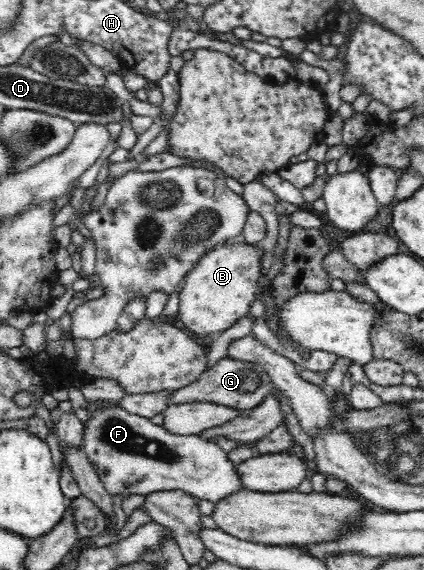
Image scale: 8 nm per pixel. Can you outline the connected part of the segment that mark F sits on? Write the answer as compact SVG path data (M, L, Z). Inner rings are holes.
M105 401L91 403L91 407L90 419L84 423L82 449L112 496L119 493L145 496L155 491L183 490L193 497L217 504L227 495L245 490L243 482L239 481L236 465L229 460L228 453L201 435L173 435L163 425L154 425L149 419L129 414L123 408L107 406Z

